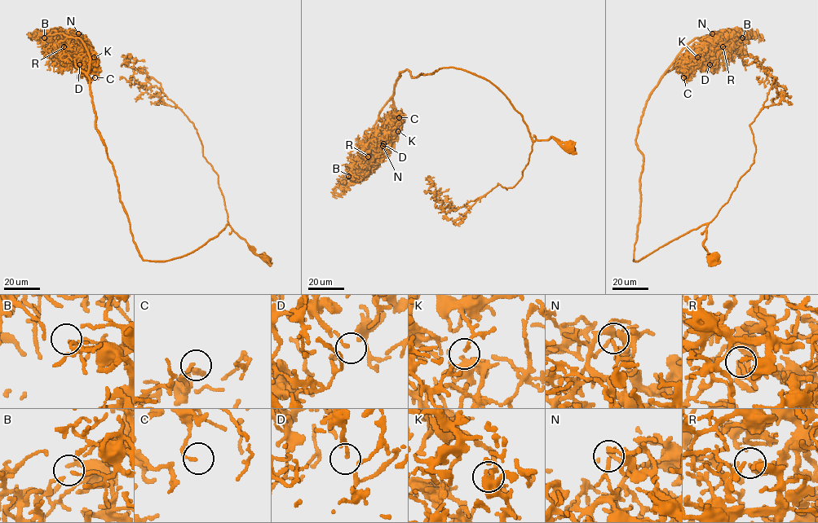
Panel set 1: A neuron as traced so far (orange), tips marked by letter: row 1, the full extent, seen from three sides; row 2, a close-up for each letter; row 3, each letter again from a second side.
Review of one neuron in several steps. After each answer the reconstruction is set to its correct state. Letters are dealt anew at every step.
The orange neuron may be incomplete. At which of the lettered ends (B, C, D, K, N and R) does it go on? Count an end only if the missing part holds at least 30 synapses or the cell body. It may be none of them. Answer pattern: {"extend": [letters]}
{"extend": []}

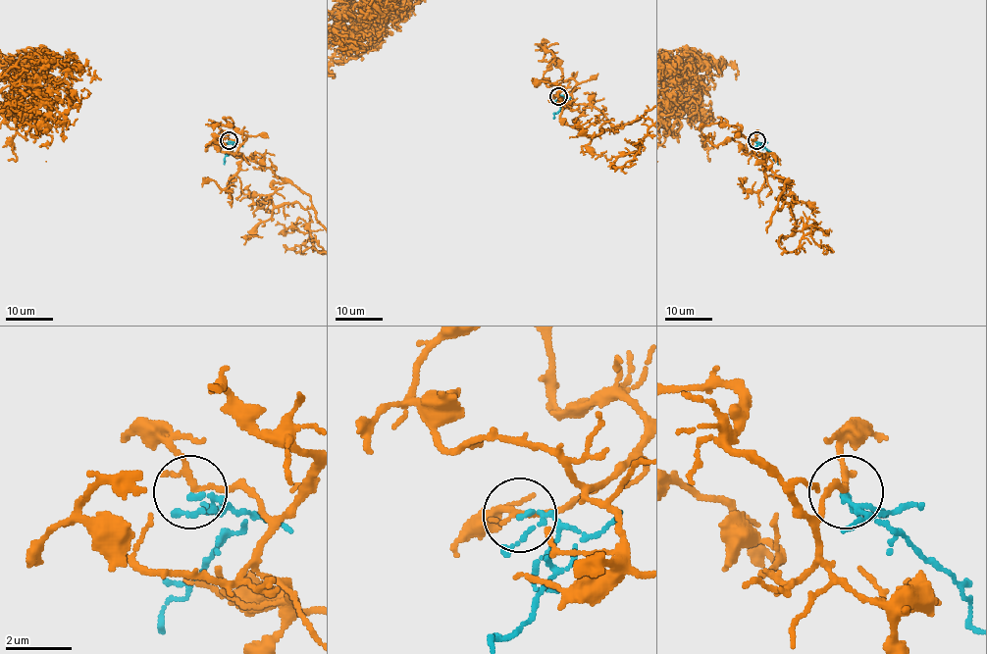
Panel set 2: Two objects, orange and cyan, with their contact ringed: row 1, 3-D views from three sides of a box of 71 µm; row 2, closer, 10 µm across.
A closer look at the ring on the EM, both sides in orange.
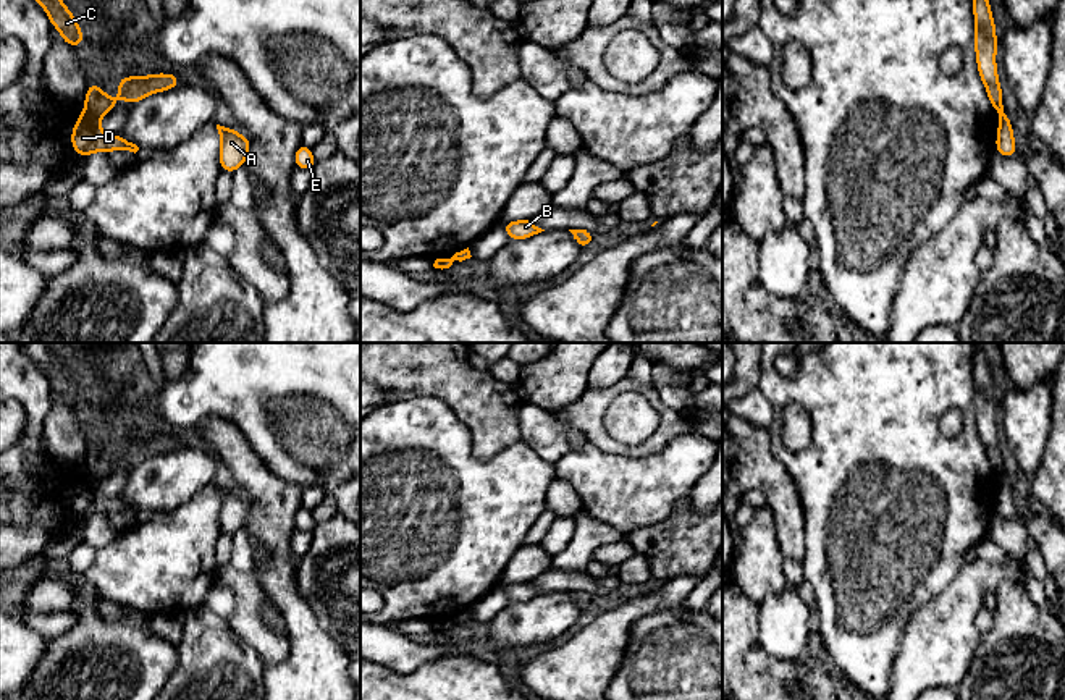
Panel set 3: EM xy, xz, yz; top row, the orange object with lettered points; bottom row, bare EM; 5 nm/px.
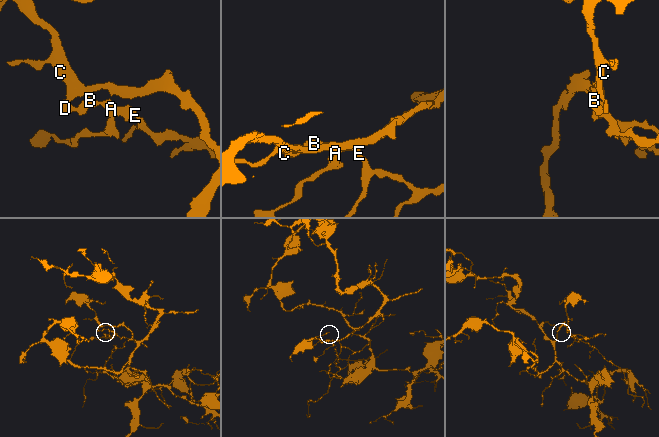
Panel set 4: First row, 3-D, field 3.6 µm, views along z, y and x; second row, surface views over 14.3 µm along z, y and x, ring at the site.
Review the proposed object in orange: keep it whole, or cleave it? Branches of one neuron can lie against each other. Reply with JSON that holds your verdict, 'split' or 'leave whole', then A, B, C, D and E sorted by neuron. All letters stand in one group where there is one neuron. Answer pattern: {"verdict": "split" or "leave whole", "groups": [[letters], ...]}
{"verdict": "split", "groups": [["A", "B", "D", "E"], ["C"]]}

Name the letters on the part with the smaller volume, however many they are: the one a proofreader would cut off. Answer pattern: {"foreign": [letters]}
{"foreign": ["A", "B", "D", "E"]}

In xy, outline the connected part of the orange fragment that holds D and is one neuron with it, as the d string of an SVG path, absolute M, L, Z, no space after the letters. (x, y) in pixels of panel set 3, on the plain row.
M84 470L81 479L76 482L71 496L73 511L86 521L92 514L110 514L110 512L129 512L137 514L139 509L121 498L105 496L99 490L99 482L92 477L89 470Z

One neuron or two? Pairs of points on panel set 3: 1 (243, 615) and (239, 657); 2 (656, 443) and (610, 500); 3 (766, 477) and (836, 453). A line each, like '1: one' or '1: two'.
1: two
2: two
3: two

